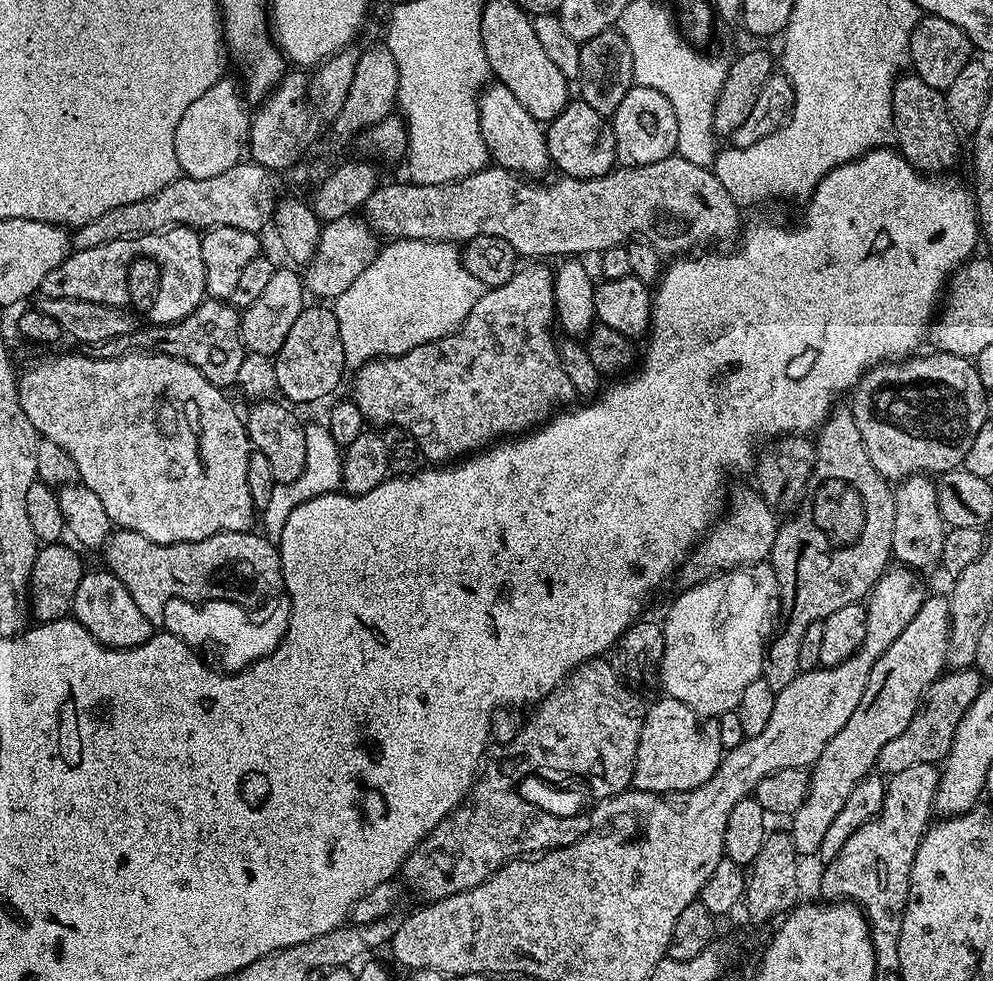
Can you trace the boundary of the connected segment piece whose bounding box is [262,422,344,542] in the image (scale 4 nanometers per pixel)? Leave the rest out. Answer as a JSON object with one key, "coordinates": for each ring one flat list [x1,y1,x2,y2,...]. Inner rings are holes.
{"coordinates":[[327,423,304,424,306,434,306,470,302,470,302,478,289,484,276,484,274,494,270,494,270,502,262,509,262,524,264,520,263,535,269,540,279,541,282,530,286,526,286,518,302,506,302,502,310,502,310,498,341,491,342,488,342,462,344,457,340,445,334,442]]}

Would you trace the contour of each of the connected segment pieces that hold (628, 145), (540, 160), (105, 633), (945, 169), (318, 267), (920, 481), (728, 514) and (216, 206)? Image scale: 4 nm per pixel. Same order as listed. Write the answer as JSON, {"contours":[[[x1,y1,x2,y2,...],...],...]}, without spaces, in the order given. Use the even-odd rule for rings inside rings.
{"contours":[[[633,86,626,98,622,98,616,113,610,117,610,123,616,139,616,158,623,167,637,168,662,162,662,158,677,151,678,123,674,118,674,106,666,94,650,86]],[[492,82,480,94,480,129,482,142,494,161,495,167,505,168,507,172,517,173,525,178,540,178,544,171,549,171,550,161,546,146,546,132,541,121,535,120,499,82]],[[107,570,85,571,82,582,78,582,78,594,74,594,71,615,107,648,136,648,154,635,154,626,146,614,138,610,134,598,130,598,130,590,126,590,120,579]],[[901,75,892,91,892,130,900,155,905,156,920,173,948,174,953,171,952,167,960,156,960,148,956,145,958,129,952,123,941,89,926,86,918,75]],[[359,215,327,221,321,227,316,253,302,268,305,289,311,295,313,292,314,295,321,296,324,299,321,301,335,301,342,294,342,290,347,290,353,284,354,278,358,278,358,274,362,274,362,270,366,270,366,266,374,262,377,251,378,237]],[[931,475,909,476,895,485,893,557,903,567,919,570,940,564,946,525,938,506,937,481],[900,559,900,560,899,560]],[[755,487,742,489,733,500,731,497,727,501,726,511,716,521,707,539,680,565,679,579,684,579,683,583,688,586,702,584,717,574,736,570,732,568,740,568,743,564,756,564,759,560,769,559,772,556,778,527,778,519,776,520,772,512,775,512,773,505,769,504]],[[255,162,235,164,223,174,214,174,214,178,190,178,182,174,158,194,138,202,126,202,126,206,114,206,114,210,106,210,106,214,75,229,70,236,71,247,81,252,115,240,149,236,177,226,197,230,234,226,234,230,263,233,263,228,267,224,269,227,275,217,276,206,282,196,280,180,276,176,279,175,273,169,264,168]]]}

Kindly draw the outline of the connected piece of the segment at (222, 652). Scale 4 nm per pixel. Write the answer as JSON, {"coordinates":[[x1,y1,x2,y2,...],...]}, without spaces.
{"coordinates":[[281,593,269,607,270,612,262,622,254,622,253,616,240,604,215,601,193,601,172,598,166,602,162,626,180,640,195,648,209,645,218,660,217,665,228,673,241,672,256,660,272,653,288,633,292,603,287,593]]}

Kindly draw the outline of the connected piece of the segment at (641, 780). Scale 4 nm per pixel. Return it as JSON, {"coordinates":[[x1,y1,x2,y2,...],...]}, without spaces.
{"coordinates":[[664,696,657,704,648,704,636,751,632,788,637,792,671,794,689,792,705,784,718,770,722,749,715,722,704,722,682,702]]}

